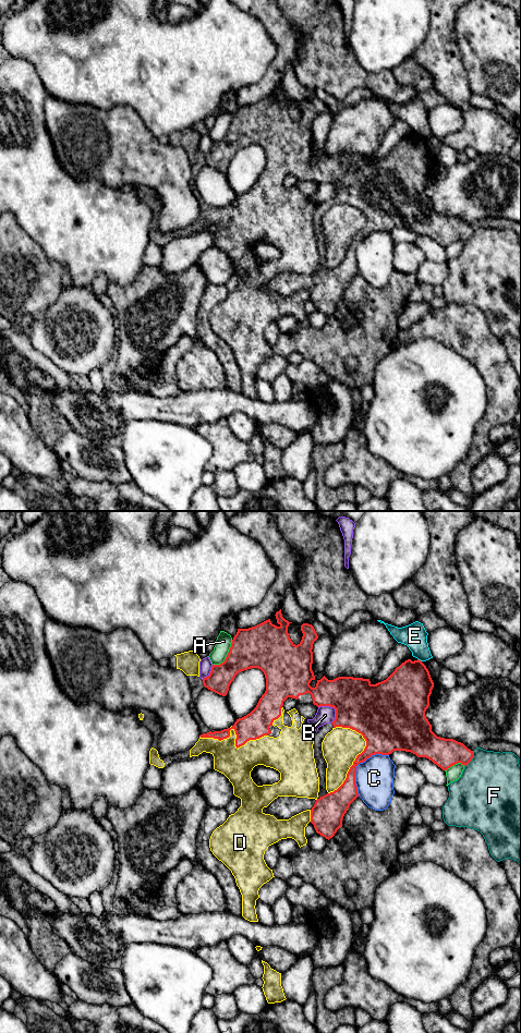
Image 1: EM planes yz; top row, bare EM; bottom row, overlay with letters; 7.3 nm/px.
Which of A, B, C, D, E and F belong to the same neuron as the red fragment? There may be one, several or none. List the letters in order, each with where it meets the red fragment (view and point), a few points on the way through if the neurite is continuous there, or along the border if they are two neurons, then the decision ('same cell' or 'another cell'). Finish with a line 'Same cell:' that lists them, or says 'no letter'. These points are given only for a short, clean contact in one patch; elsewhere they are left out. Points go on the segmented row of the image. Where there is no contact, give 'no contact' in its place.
A: yz (227, 656) | another cell
B: yz (331, 706) | another cell
C: yz (358, 764) | another cell
D: yz (235, 733) | same cell
E: yz (420, 660) | another cell
F: yz (472, 757) | another cell
Same cell: D

